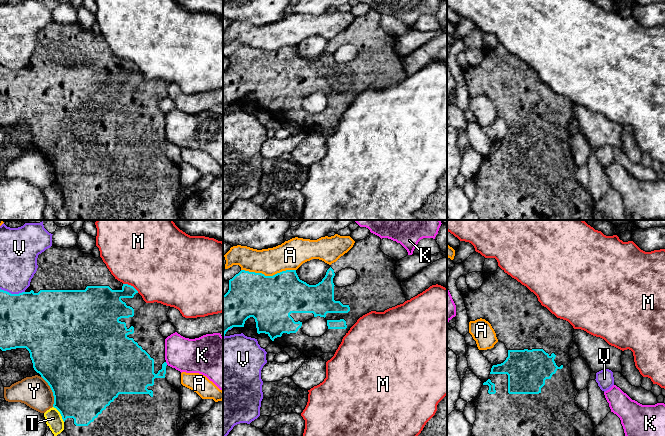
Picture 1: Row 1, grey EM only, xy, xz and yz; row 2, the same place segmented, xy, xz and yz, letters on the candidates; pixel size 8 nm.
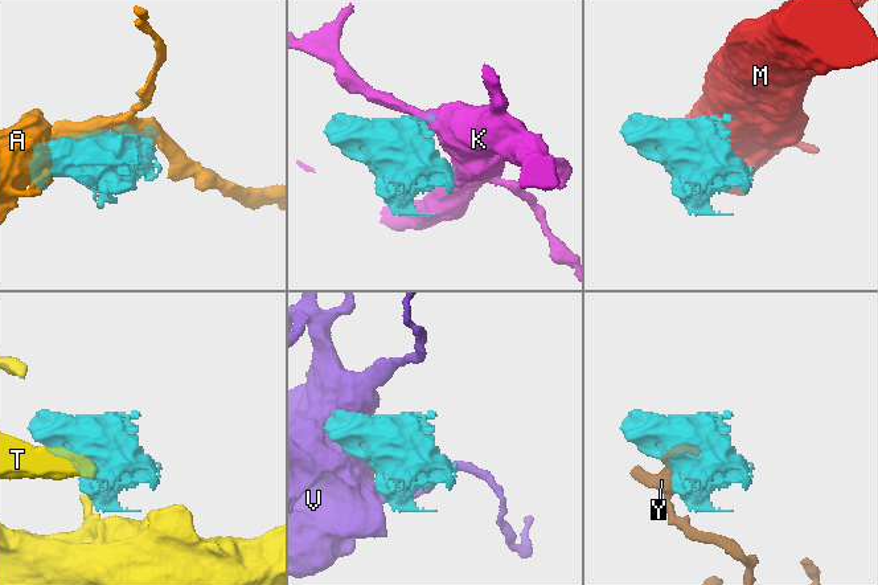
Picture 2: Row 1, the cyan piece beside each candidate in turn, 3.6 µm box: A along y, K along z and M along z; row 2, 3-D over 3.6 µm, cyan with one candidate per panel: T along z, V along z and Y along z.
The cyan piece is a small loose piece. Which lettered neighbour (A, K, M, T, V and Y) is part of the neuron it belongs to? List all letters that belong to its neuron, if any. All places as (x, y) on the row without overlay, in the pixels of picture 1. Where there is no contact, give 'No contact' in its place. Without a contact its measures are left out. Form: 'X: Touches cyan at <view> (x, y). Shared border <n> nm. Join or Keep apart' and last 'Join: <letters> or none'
A: Touches cyan at xz (268, 52). Shared border 440 nm. Keep apart
K: Touches cyan at xy (166, 139). Shared border 30 nm. Keep apart
M: Touches cyan at xy (130, 61). Shared border 150 nm. Keep apart
T: Touches cyan at xy (60, 189). Shared border 160 nm. Keep apart
V: Touches cyan at xy (12, 70). Shared border 200 nm. Keep apart
Y: Touches cyan at xy (52, 167). Shared border 260 nm. Keep apart
Join: none

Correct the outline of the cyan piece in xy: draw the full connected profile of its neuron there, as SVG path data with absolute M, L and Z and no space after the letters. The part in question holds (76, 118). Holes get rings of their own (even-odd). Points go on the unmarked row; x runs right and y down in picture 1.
M51 22L44 28L38 31L37 34L37 47L34 50L30 58L30 68L22 68L19 70L11 70L7 67L0 65L0 125L2 127L16 125L16 124L26 124L30 129L30 134L33 139L34 146L41 151L41 153L50 162L53 172L54 180L53 183L56 184L64 197L64 206L67 209L69 220L180 220L179 219L179 207L177 205L177 196L179 194L181 183L180 183L180 169L179 166L174 164L165 154L166 150L166 136L165 136L165 114L159 108L159 103L162 99L168 96L167 89L170 82L163 81L161 79L146 79L138 67L131 61L123 60L118 57L109 47L106 40L103 38L102 34L99 32L95 34L91 29L84 30L80 27L77 22L70 24L61 24L56 22Z

